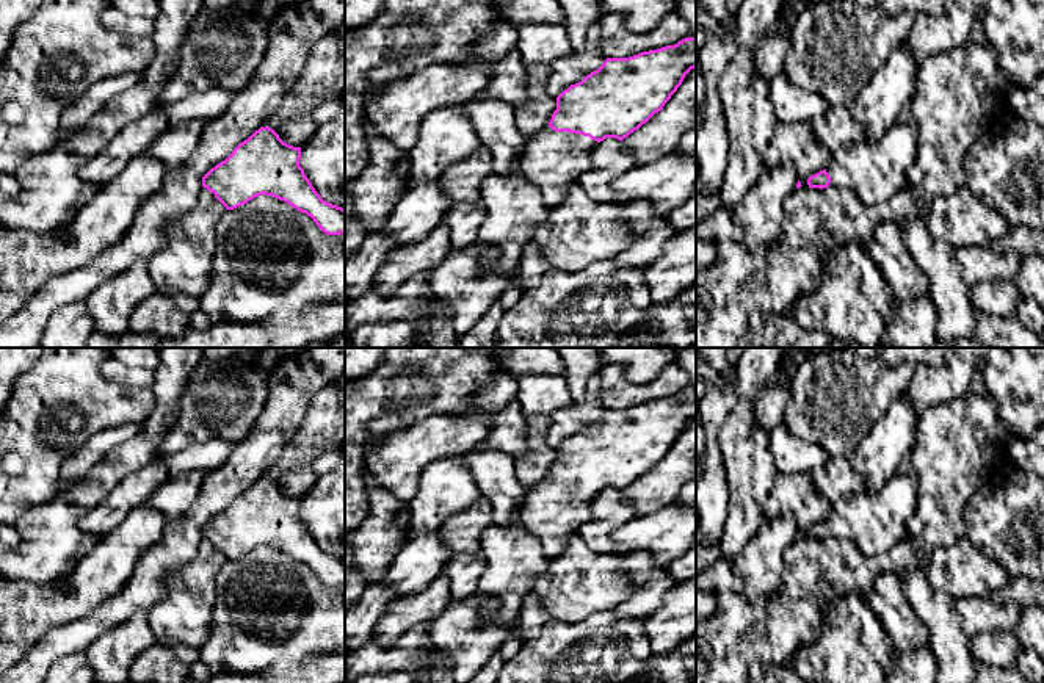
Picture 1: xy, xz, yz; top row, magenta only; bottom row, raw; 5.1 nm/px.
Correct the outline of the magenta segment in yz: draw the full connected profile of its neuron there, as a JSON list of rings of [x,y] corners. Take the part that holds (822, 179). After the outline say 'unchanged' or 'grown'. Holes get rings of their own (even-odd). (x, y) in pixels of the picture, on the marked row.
[[[895,124],[873,143],[850,143],[831,152],[828,166],[807,179],[809,188],[853,191],[865,205],[894,197],[917,155],[917,130]]]; grown

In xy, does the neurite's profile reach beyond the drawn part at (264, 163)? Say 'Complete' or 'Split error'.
Complete

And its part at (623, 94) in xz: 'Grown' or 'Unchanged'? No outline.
Grown

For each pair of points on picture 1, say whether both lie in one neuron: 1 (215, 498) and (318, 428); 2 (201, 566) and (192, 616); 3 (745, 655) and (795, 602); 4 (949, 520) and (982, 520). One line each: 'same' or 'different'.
1: different
2: same
3: same
4: different

